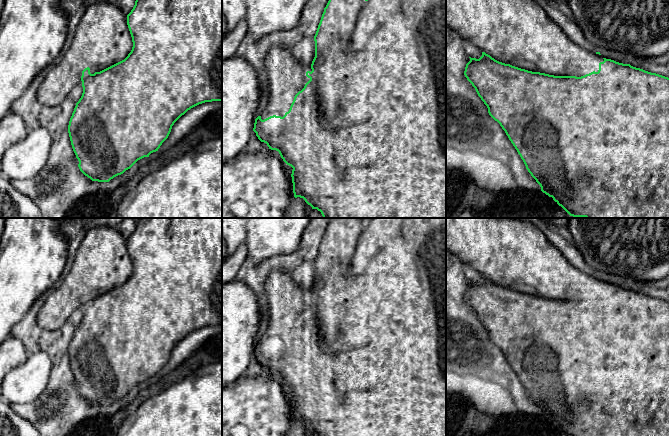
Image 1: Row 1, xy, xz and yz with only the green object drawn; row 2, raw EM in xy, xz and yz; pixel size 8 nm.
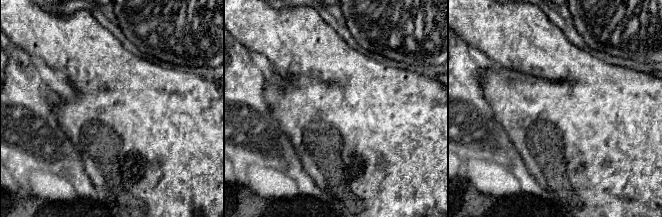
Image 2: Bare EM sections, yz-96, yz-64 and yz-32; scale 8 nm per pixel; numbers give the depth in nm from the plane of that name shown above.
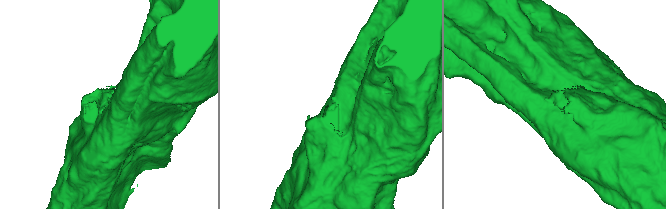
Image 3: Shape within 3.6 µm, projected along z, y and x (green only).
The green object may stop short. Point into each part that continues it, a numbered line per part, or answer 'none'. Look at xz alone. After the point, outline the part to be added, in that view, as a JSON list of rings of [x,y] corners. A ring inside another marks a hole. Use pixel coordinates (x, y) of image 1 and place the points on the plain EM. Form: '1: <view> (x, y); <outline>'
1: xz (285, 300); [[[281,270],[272,271],[265,282],[265,304],[270,323],[261,337],[264,344],[276,339],[283,341],[289,335],[295,319],[310,304],[307,295],[311,290],[304,290],[290,273]]]

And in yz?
1: yz (515, 254); [[[446,218],[446,248],[459,260],[475,268],[482,276],[490,279],[495,284],[510,288],[512,290],[525,293],[532,296],[540,296],[554,300],[576,300],[581,301],[589,298],[593,295],[598,296],[599,287],[603,286],[604,283],[601,279],[596,276],[590,276],[586,272],[583,272],[576,267],[574,267],[563,255],[562,253],[550,243],[544,232],[537,228],[534,224],[528,221],[522,221],[516,218]]]

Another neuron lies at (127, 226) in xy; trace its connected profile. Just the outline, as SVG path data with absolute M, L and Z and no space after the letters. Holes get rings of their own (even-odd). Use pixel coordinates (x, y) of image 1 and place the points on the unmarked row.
M124 218L119 225L119 232L127 240L133 233L136 225L136 218Z

